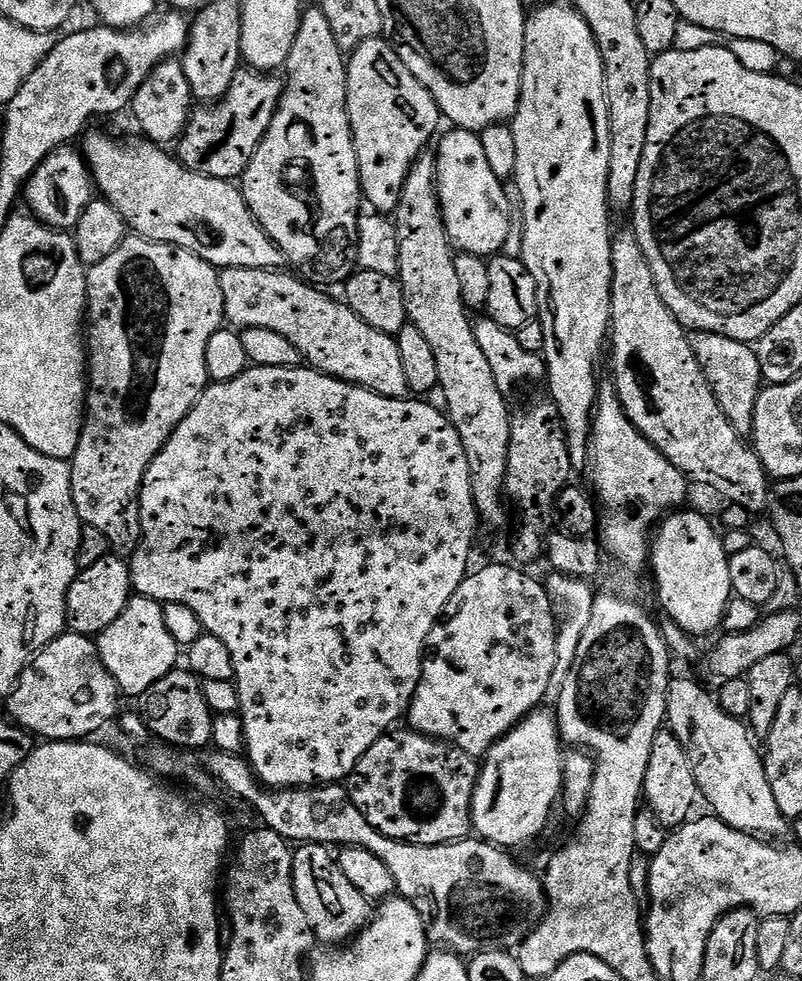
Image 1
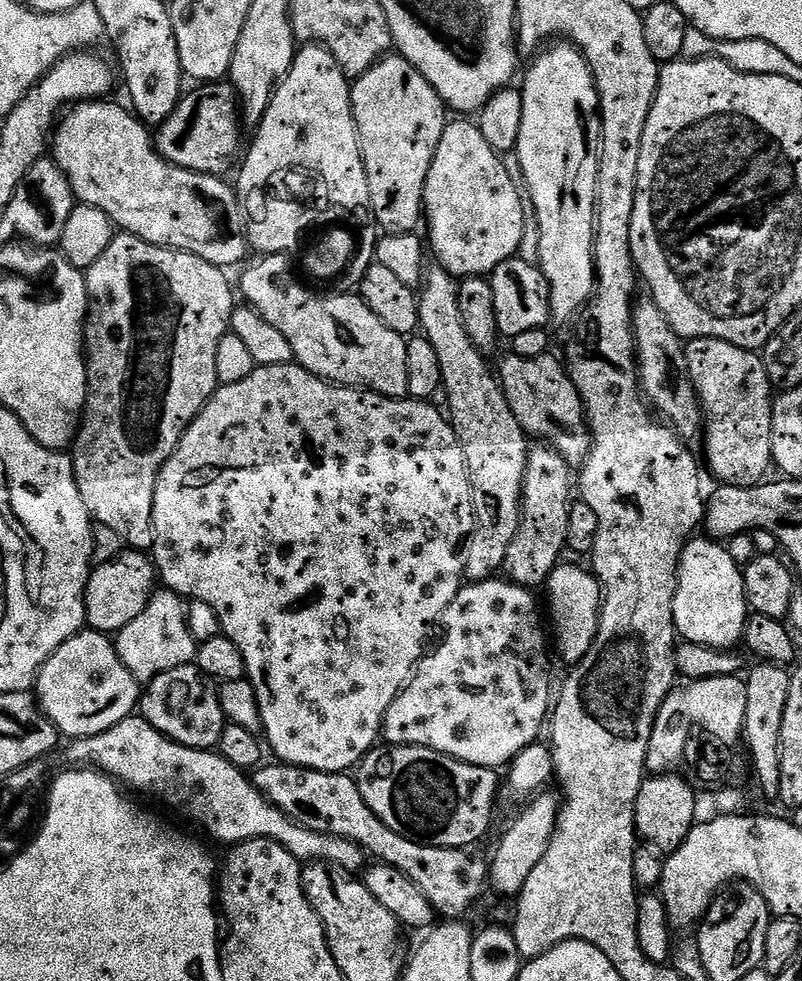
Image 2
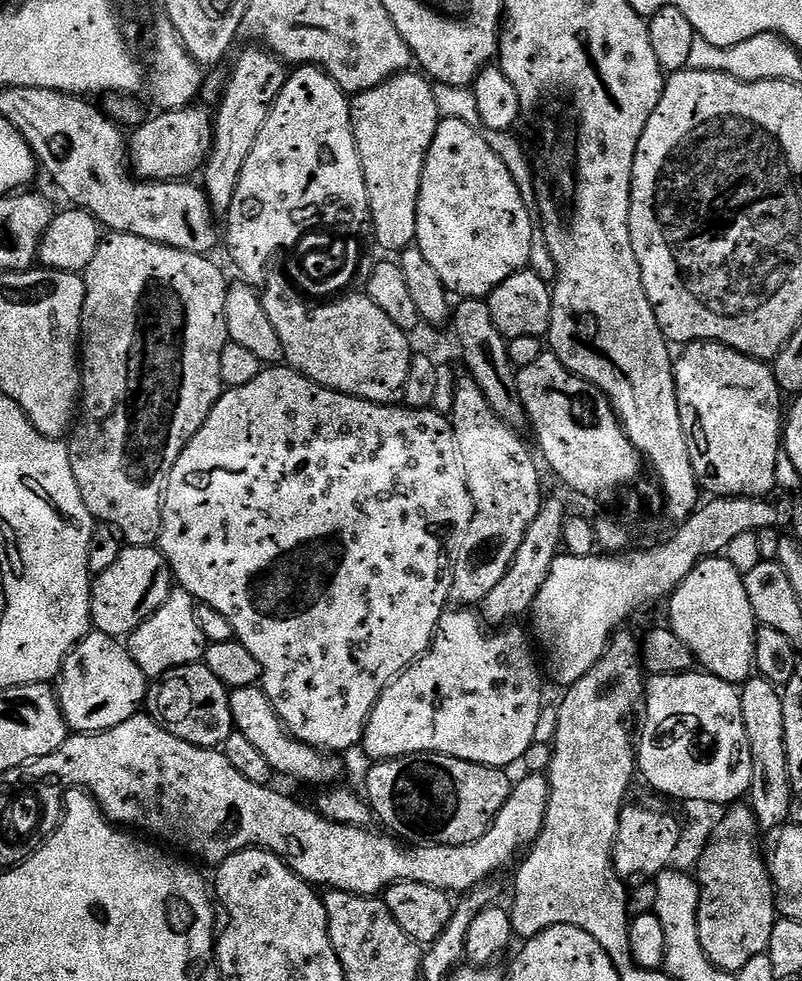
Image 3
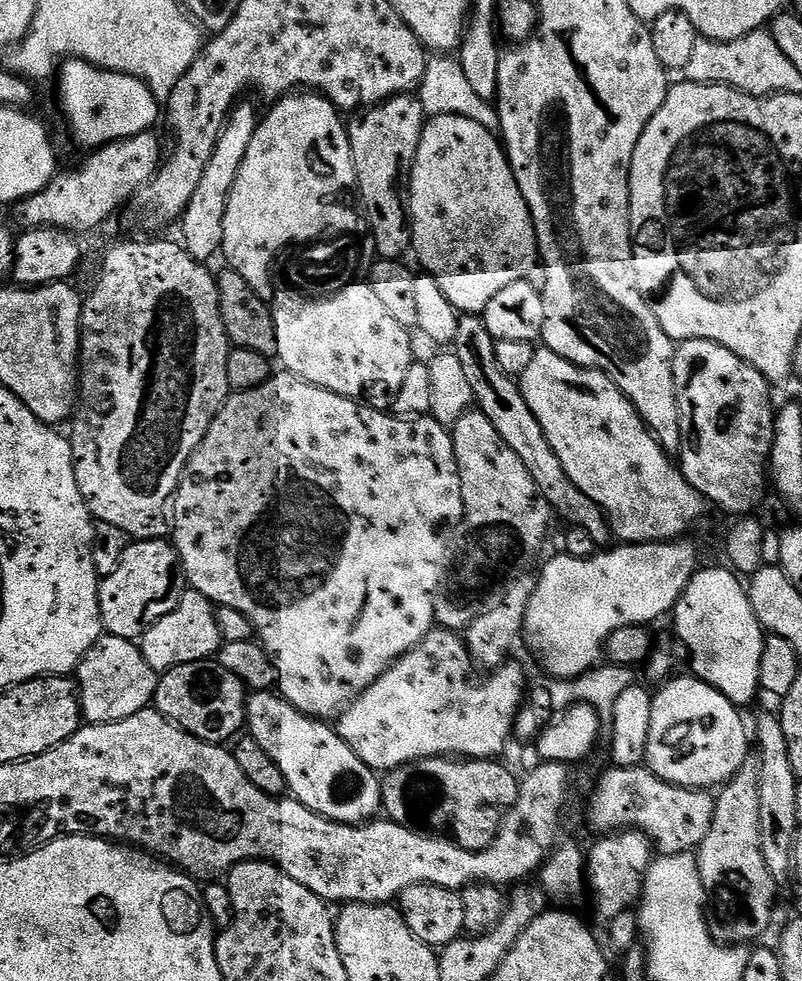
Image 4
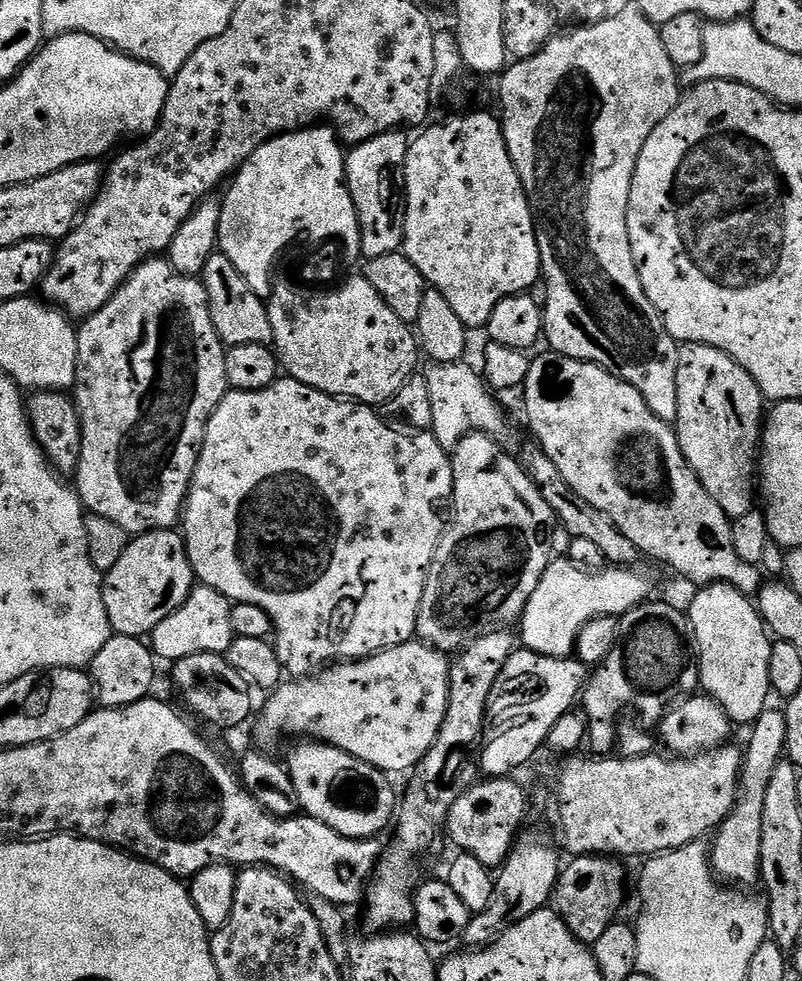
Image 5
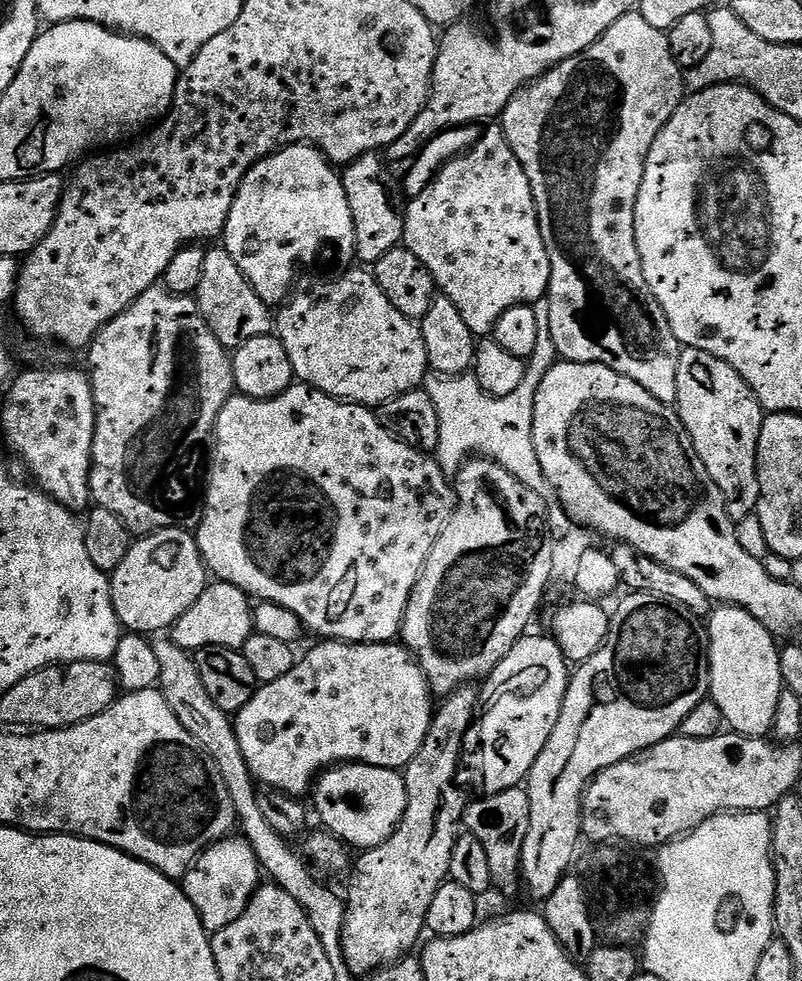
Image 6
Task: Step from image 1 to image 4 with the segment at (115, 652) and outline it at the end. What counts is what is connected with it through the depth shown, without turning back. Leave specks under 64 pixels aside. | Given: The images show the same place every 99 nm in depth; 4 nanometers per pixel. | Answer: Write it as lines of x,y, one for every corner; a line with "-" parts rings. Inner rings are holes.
191,590
181,591
176,608
148,627
138,643
146,662
150,662
158,674
169,672
174,666
186,662
213,659
222,647
216,608
202,594

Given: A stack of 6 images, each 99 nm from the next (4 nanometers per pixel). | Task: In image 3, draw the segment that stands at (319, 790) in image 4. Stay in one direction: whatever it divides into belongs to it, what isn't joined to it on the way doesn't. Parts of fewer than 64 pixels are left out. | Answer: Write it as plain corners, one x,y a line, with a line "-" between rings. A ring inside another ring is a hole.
263,687
233,688
228,693
230,698
230,714
235,731
246,734
253,746
258,746
260,753
270,762
273,773
284,776
293,776
304,784
320,784
319,786
332,786
337,783
340,776
340,764
335,755
312,748
301,740
295,740
284,723
278,718
270,698

